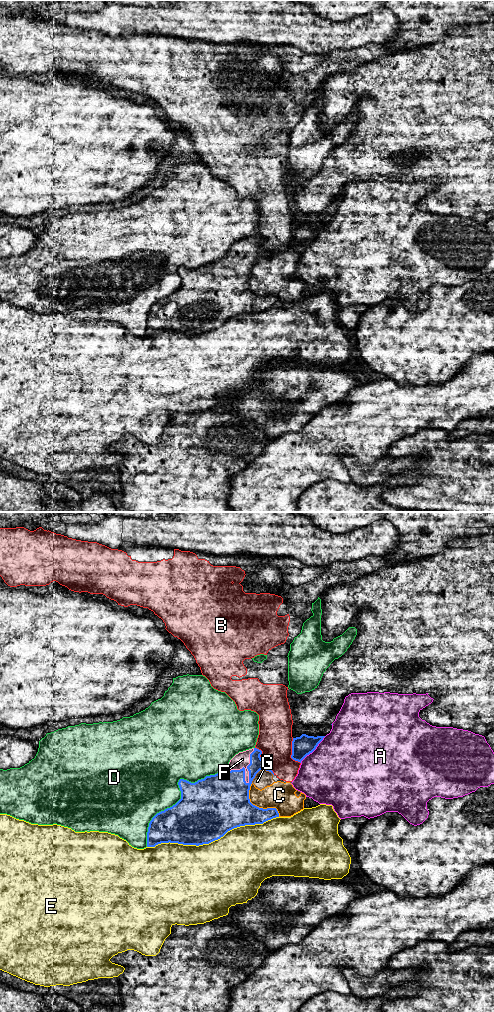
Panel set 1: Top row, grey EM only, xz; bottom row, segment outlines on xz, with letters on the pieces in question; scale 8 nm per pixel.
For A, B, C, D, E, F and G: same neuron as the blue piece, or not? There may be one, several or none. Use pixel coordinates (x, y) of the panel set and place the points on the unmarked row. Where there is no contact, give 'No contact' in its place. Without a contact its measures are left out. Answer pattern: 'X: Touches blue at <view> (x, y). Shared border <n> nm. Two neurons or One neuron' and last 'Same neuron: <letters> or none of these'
A: Touches blue at xz (313, 238). Shared border 300 nm. Two neurons
B: Touches blue at xz (263, 249). Shared border 280 nm. Two neurons
C: Touches blue at xz (258, 295). Shared border 360 nm. Two neurons
D: Touches blue at xz (181, 284). Shared border 850 nm. Two neurons
E: Touches blue at xz (212, 329). Shared border 1100 nm. Two neurons
F: Touches blue at xz (244, 256). Shared border 320 nm. One neuron
G: Touches blue at xz (260, 257). Shared border 200 nm. Two neurons
Same neuron: F

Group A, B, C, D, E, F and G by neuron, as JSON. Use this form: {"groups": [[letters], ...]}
{"groups": [["A"], ["B", "C", "G"], ["D"], ["E"], ["F"]]}

